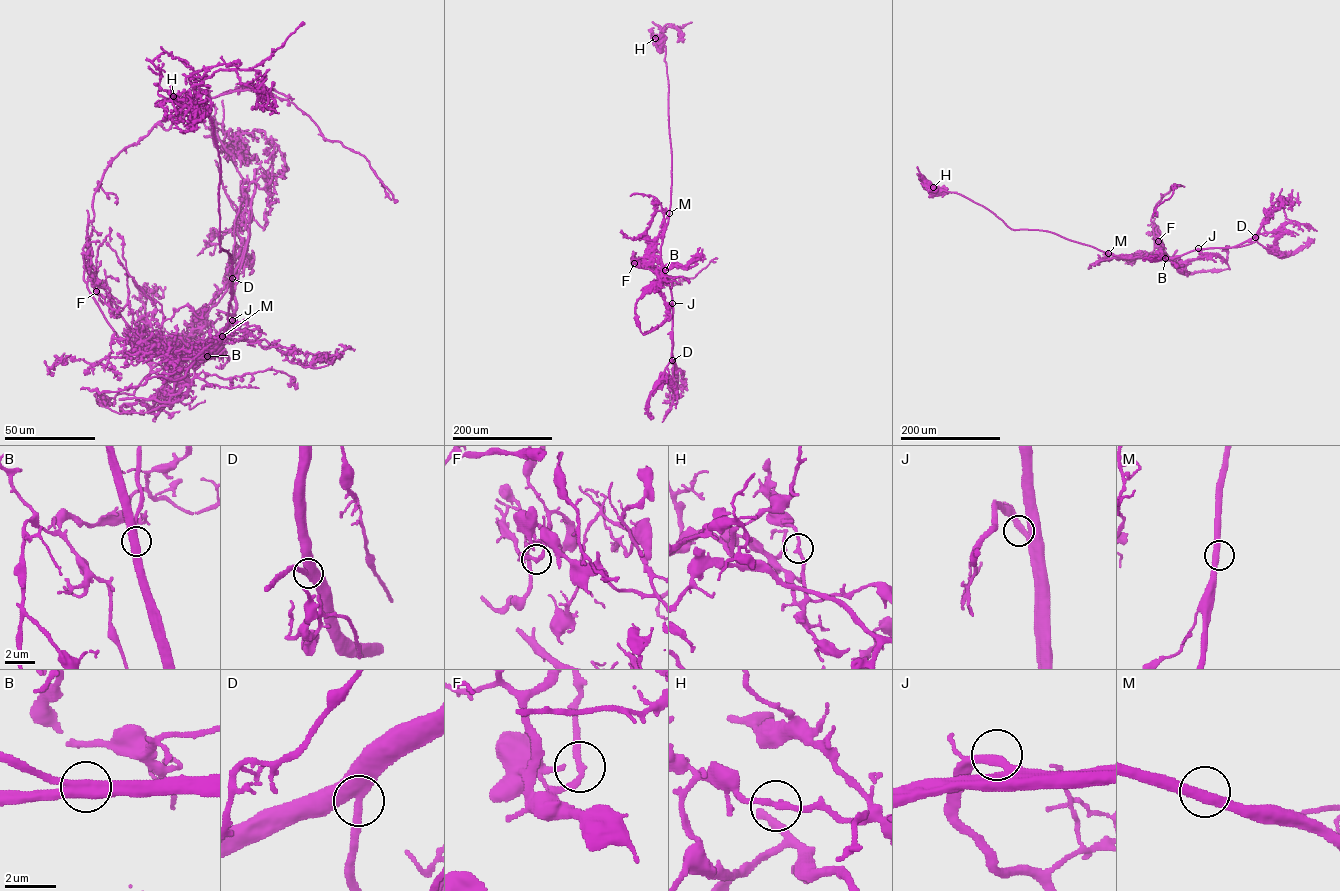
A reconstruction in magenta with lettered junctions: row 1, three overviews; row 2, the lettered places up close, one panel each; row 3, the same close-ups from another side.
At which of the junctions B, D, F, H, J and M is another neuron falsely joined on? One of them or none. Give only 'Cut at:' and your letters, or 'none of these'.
Cut at: F

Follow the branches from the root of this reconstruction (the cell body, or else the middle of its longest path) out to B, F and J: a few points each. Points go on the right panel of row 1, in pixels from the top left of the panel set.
B: (1108, 253), (1127, 258), (1165, 258)
F: (1108, 253), (1151, 259), (1152, 255), (1163, 254), (1162, 245), (1158, 241)
J: (1108, 253), (1127, 258), (1167, 259), (1198, 248)

